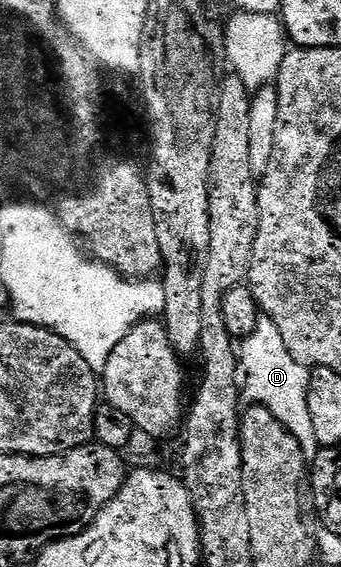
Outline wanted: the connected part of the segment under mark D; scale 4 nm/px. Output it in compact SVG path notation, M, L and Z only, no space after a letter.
M262 315L256 323L256 329L249 337L244 338L239 345L238 366L241 374L242 400L248 405L266 406L269 411L287 429L295 439L299 440L300 449L304 452L306 460L311 461L316 457L321 446L315 437L315 425L311 418L310 403L307 395L310 394L311 371L305 365L299 364L291 356L291 351L287 350L287 345L283 342L283 335L279 332L279 327L267 316Z

